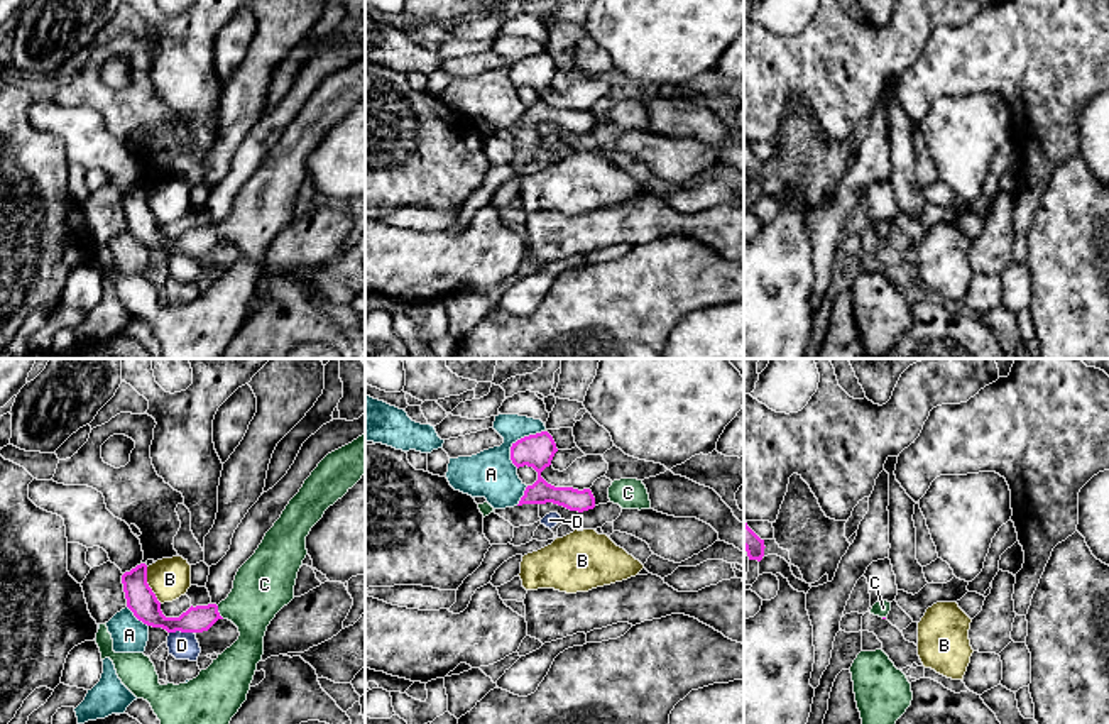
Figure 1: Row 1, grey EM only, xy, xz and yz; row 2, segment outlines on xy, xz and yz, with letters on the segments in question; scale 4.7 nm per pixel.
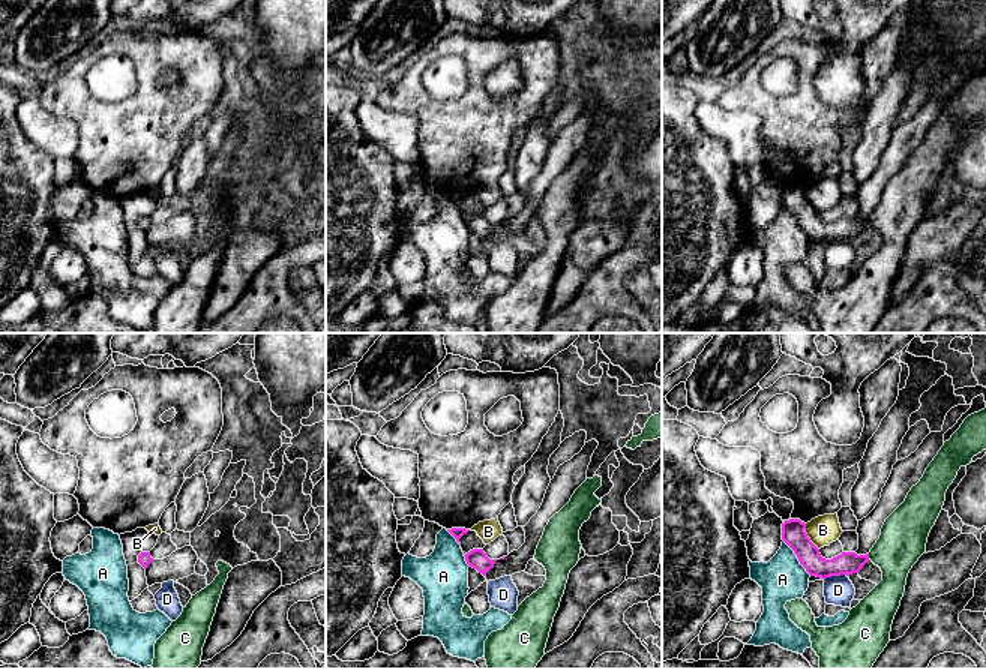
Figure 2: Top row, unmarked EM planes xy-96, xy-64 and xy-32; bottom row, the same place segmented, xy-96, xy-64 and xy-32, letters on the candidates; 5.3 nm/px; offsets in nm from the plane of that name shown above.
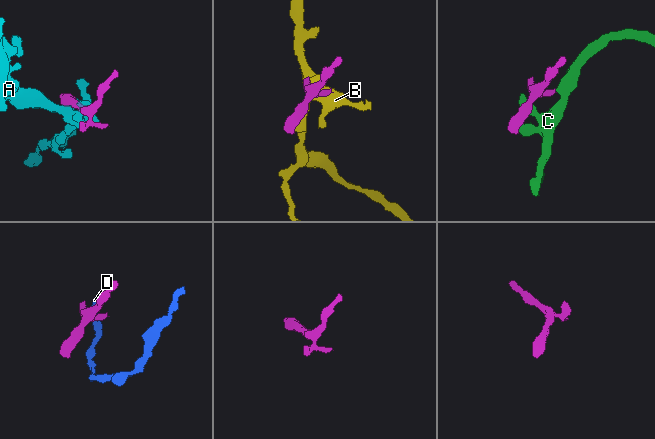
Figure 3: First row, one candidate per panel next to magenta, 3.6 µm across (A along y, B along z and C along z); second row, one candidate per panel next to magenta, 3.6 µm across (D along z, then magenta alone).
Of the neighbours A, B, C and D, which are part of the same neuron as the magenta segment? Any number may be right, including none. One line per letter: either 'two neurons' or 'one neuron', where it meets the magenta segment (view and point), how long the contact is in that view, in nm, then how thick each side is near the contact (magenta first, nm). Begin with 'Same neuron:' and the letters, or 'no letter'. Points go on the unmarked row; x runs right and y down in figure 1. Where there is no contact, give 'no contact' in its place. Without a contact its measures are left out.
Same neuron: C
A: two neurons; meets magenta in xz at (516, 63); contact 220 nm long; 160 nm thick on the magenta side, 240 nm on the other
B: two neurons; meets magenta in xy at (147, 207); contact 190 nm long; 140 nm thick on the magenta side, 200 nm on the other
C: one neuron; meets magenta in xy at (218, 234); contact 70 nm long; 130 nm thick on the magenta side, 280 nm on the other
D: two neurons; meets magenta in xy at (181, 252); contact 120 nm long; 140 nm thick on the magenta side, 130 nm on the other

